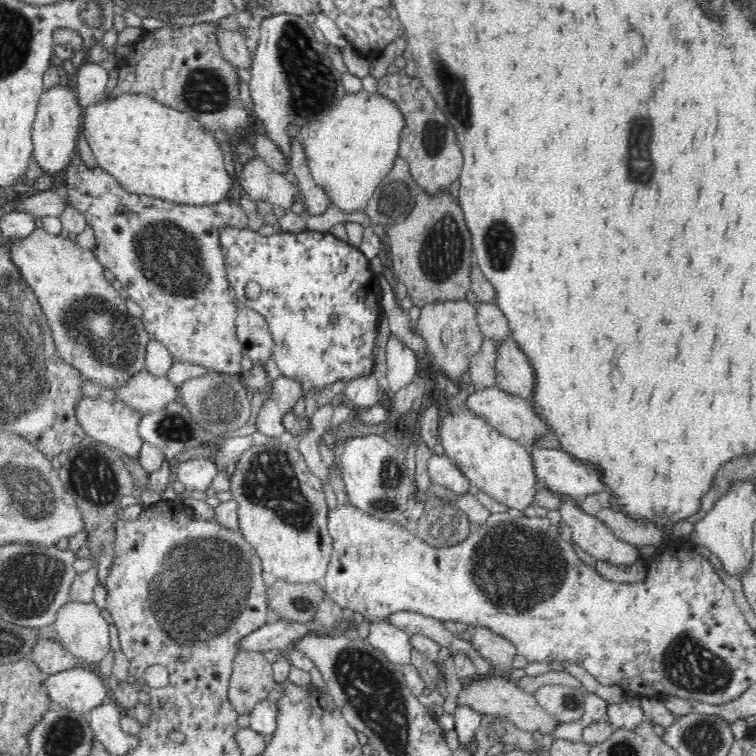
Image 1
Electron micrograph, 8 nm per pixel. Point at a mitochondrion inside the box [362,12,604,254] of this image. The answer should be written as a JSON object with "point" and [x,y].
{"point":[456,94]}

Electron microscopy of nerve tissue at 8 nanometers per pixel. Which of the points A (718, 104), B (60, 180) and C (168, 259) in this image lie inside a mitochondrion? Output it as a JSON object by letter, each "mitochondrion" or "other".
{"A":"other","B":"other","C":"mitochondrion"}

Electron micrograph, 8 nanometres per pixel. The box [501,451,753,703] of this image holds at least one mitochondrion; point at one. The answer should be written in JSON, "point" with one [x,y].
{"point":[688,667]}

